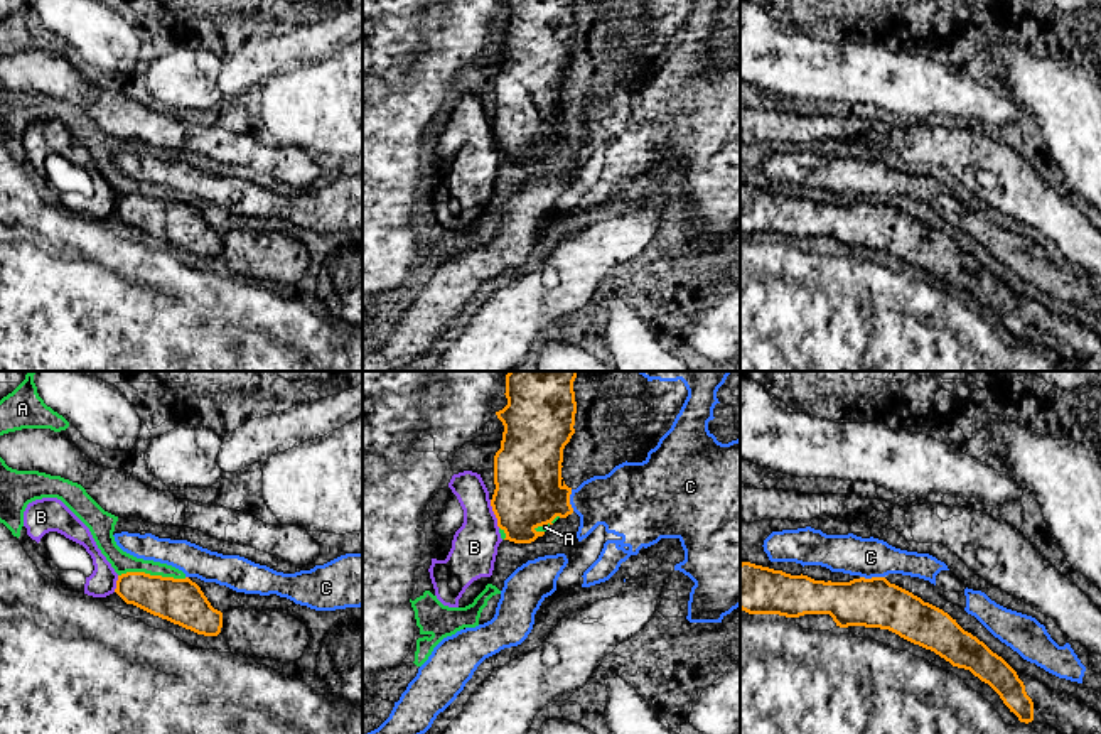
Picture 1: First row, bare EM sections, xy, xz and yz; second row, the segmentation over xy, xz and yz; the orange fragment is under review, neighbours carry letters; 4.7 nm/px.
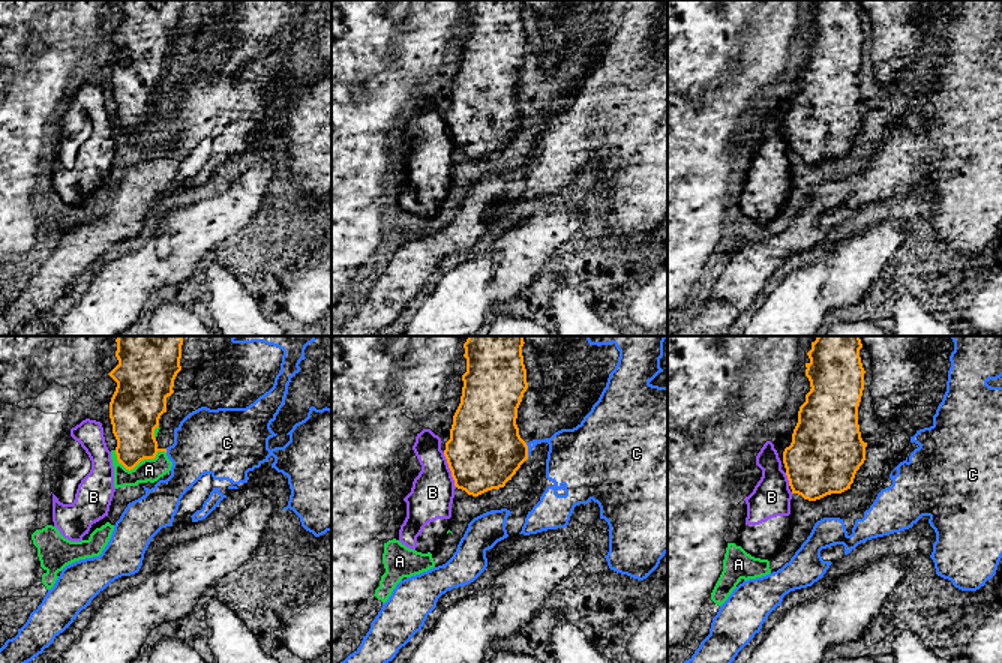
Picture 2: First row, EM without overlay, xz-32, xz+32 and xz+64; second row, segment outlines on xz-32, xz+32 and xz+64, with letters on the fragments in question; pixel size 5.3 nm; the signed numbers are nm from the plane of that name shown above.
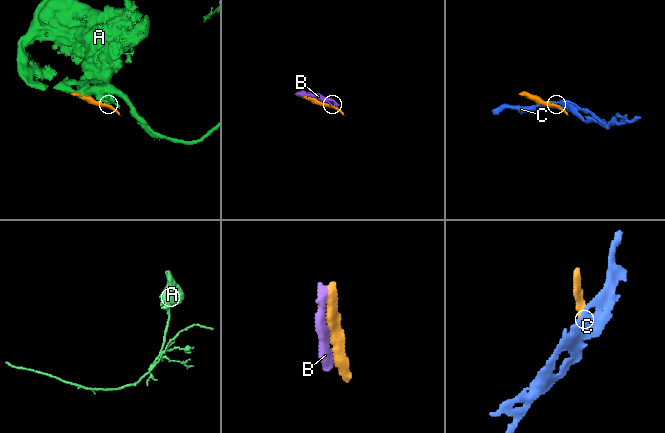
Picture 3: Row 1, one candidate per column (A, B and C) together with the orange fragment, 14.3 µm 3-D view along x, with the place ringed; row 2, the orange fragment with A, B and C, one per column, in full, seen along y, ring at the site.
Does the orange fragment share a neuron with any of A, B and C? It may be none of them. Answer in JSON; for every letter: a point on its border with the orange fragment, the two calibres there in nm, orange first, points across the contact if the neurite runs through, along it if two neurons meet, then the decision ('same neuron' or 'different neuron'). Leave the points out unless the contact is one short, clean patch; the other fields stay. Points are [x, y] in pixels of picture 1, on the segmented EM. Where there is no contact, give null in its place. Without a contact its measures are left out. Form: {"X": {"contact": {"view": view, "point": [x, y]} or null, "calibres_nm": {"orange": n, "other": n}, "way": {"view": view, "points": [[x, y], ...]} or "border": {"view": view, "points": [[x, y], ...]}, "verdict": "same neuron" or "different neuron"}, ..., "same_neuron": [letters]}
{"A": {"contact": {"view": "xy", "point": [152, 576]}, "calibres_nm": {"orange": 220, "other": 100}, "verdict": "different neuron"}, "B": {"contact": {"view": "xz", "point": [494, 513]}, "calibres_nm": {"orange": 320, "other": 220}, "verdict": "different neuron"}, "C": {"contact": {"view": "yz", "point": [872, 577]}, "calibres_nm": {"orange": 240, "other": 190}, "border": {"view": "yz", "points": [[860, 576], [884, 577]]}, "verdict": "different neuron"}, "same_neuron": []}

